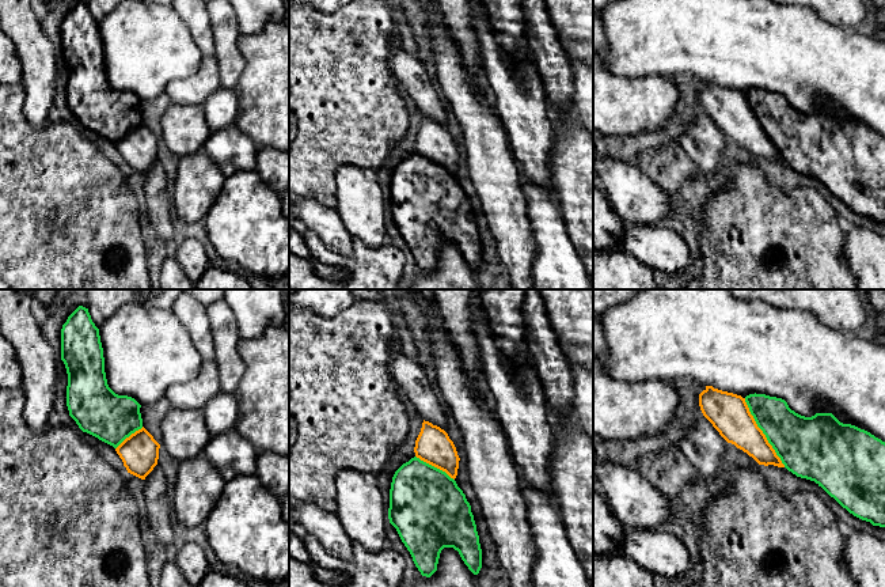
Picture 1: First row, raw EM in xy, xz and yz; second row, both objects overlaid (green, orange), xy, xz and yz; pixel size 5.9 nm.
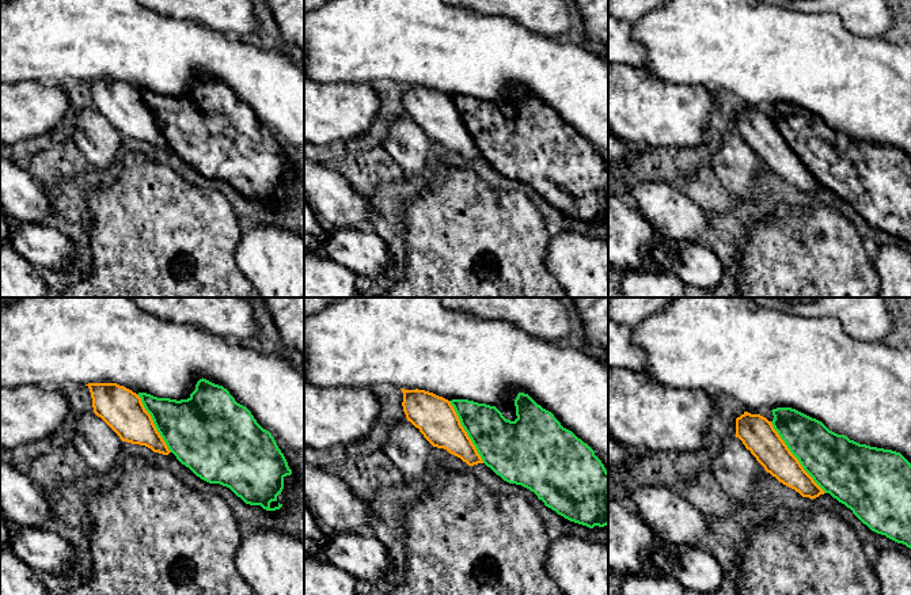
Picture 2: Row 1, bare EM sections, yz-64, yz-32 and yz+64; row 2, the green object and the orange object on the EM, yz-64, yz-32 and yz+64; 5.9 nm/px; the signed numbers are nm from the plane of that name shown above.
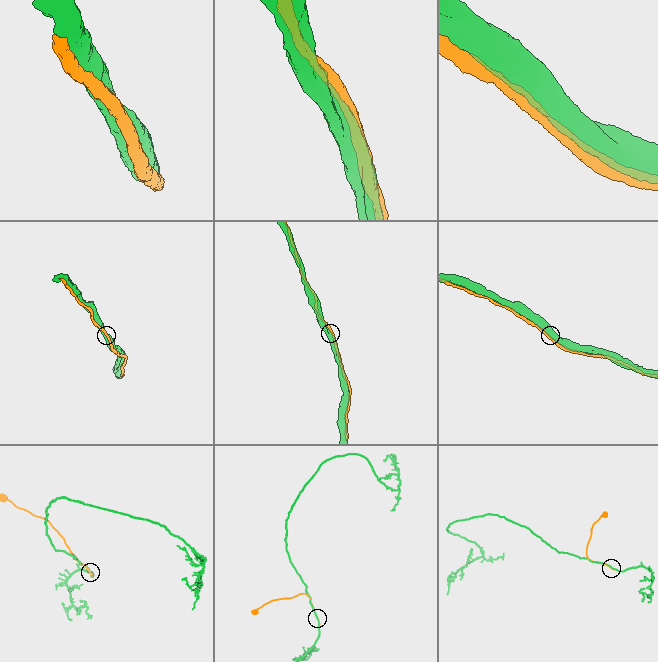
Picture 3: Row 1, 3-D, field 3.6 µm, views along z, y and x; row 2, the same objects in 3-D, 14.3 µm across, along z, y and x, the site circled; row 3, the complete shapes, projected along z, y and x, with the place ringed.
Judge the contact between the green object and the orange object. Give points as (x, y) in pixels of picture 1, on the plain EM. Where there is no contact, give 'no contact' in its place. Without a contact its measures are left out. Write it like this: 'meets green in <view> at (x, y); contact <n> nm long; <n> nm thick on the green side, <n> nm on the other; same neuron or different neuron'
meets green in yz at (763, 128); contact 480 nm long; 320 nm thick on the green side, 240 nm on the other; same neuron

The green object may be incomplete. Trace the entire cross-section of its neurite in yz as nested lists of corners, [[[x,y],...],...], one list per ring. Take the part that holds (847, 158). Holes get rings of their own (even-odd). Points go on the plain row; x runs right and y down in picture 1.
[[[706,82],[699,90],[703,111],[719,130],[752,152],[759,160],[786,163],[797,173],[814,177],[831,193],[854,212],[885,223],[885,137],[851,120],[840,118],[832,109],[816,109],[805,113],[791,106],[782,94],[766,90],[741,91]]]

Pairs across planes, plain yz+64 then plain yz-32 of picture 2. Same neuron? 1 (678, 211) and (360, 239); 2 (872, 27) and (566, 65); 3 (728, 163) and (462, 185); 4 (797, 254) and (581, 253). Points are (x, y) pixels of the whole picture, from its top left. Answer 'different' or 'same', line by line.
1: different
2: different
3: different
4: different

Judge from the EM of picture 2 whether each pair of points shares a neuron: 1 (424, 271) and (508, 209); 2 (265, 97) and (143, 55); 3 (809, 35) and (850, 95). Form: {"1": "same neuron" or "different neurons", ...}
{"1": "same neuron", "2": "same neuron", "3": "same neuron"}

